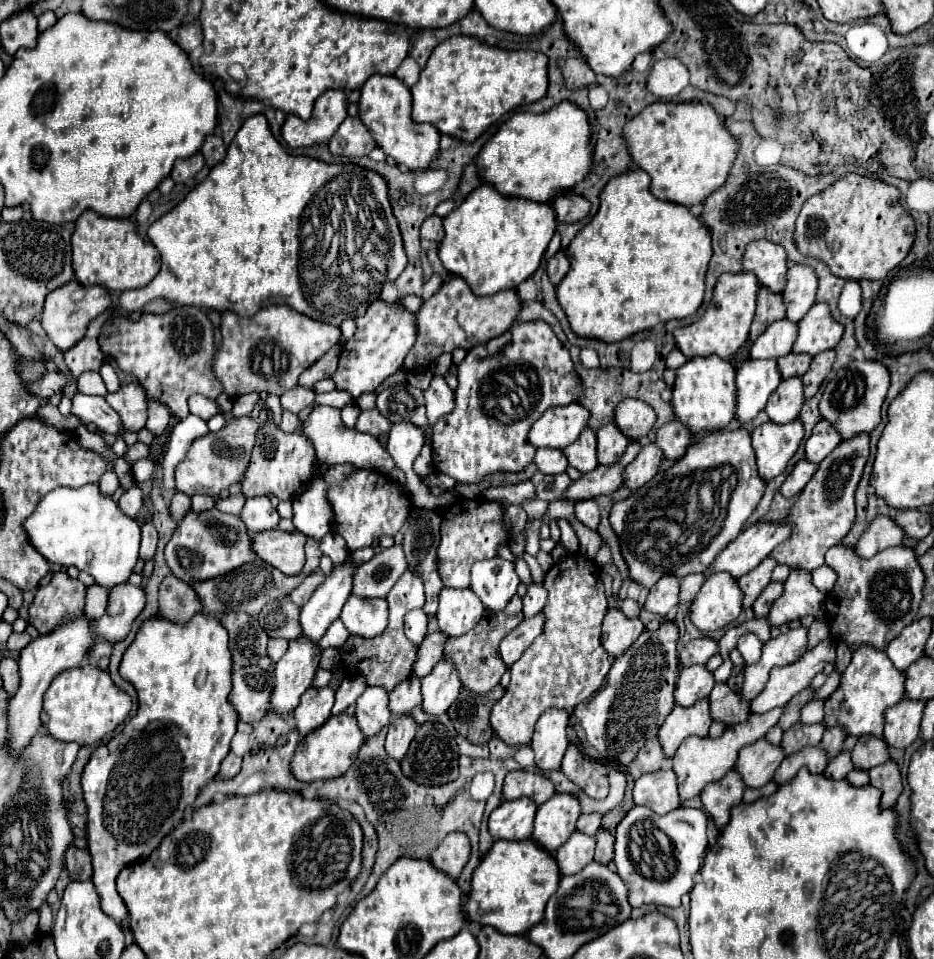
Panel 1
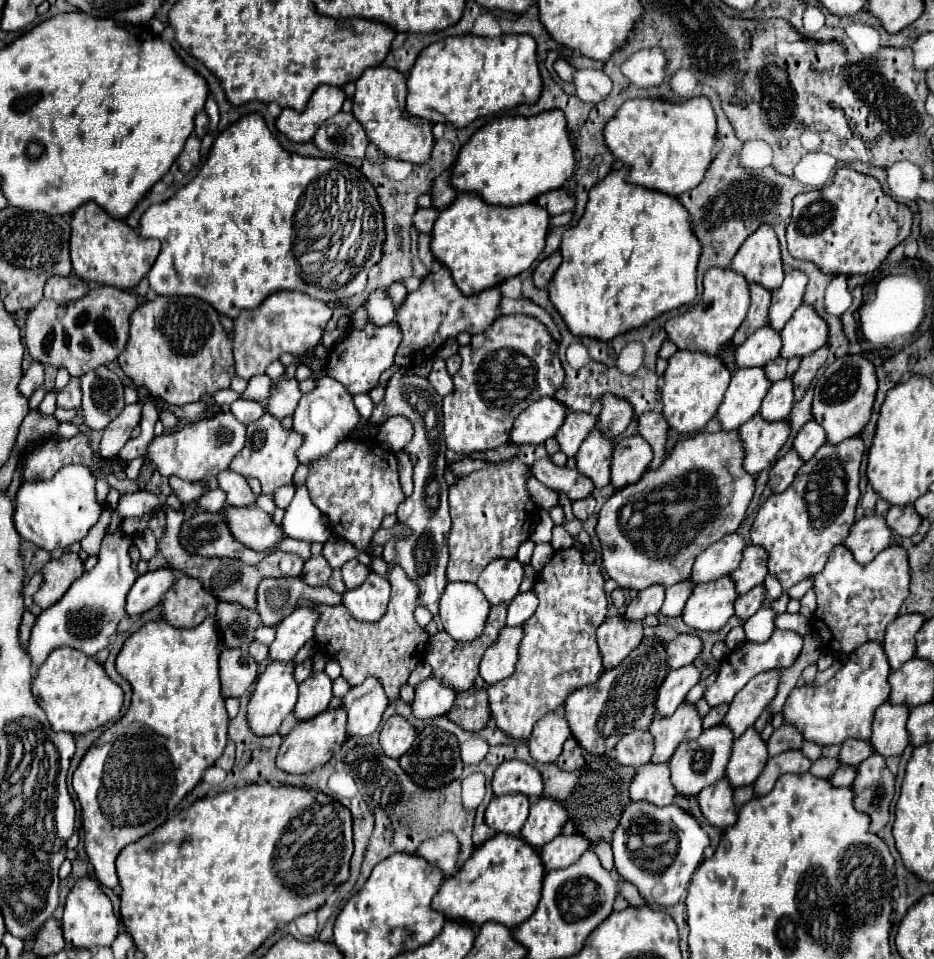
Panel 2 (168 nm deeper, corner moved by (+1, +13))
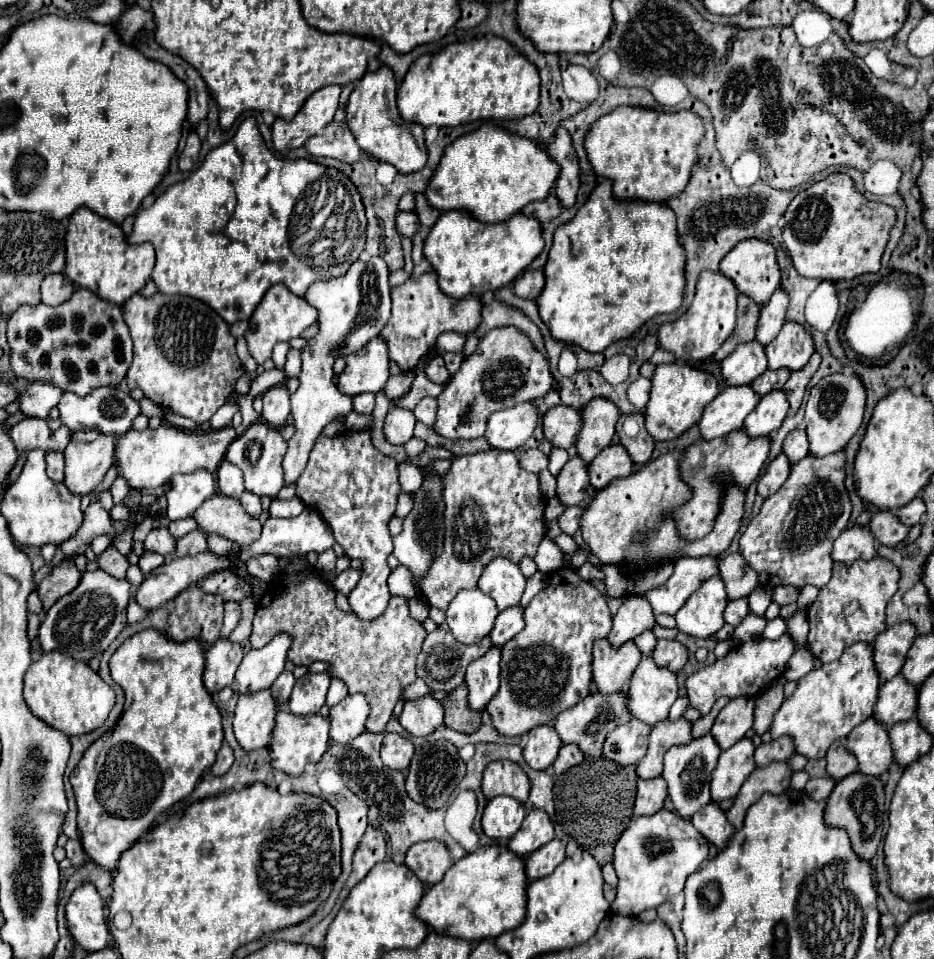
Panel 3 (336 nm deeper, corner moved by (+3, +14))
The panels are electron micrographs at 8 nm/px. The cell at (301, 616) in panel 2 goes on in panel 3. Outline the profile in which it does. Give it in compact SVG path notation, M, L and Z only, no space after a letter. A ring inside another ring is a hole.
M280 632L276 640L270 640L264 648L250 650L236 672L238 692L246 694L270 688L274 680L284 672L290 646L292 646L292 636Z

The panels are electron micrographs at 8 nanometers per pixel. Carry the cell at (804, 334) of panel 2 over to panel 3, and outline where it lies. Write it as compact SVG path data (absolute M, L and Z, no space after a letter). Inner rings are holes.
M786 322L780 334L766 346L770 370L778 368L800 370L808 364L812 354L814 354L812 334L796 322Z

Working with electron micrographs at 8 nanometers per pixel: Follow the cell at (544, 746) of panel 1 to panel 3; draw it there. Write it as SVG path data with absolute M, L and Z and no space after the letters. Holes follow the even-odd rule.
M552 724L536 726L528 732L528 736L530 736L530 740L524 748L524 760L528 762L528 766L540 768L540 770L550 768L562 746L562 740L560 740L556 728Z

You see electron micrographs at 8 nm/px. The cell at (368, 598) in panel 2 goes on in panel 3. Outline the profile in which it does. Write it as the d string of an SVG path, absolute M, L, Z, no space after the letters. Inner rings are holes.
M368 430L342 432L332 438L322 436L314 444L308 466L296 482L296 494L304 504L322 514L346 556L360 558L364 562L362 578L348 594L348 604L358 618L374 620L386 610L390 600L386 586L386 578L390 574L386 558L392 552L388 522L394 516L400 494L398 462L372 446Z

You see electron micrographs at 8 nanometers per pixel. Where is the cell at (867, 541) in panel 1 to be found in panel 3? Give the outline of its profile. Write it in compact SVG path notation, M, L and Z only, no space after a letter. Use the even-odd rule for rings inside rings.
M852 524L846 528L834 544L832 550L832 560L850 564L854 560L872 560L876 556L876 540L868 526Z

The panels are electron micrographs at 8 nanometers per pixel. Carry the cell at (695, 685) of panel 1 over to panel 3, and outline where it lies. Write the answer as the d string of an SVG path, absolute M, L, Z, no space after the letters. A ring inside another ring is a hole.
M642 658L630 680L630 702L634 718L654 726L668 718L670 706L678 698L676 674L656 666L650 658Z

